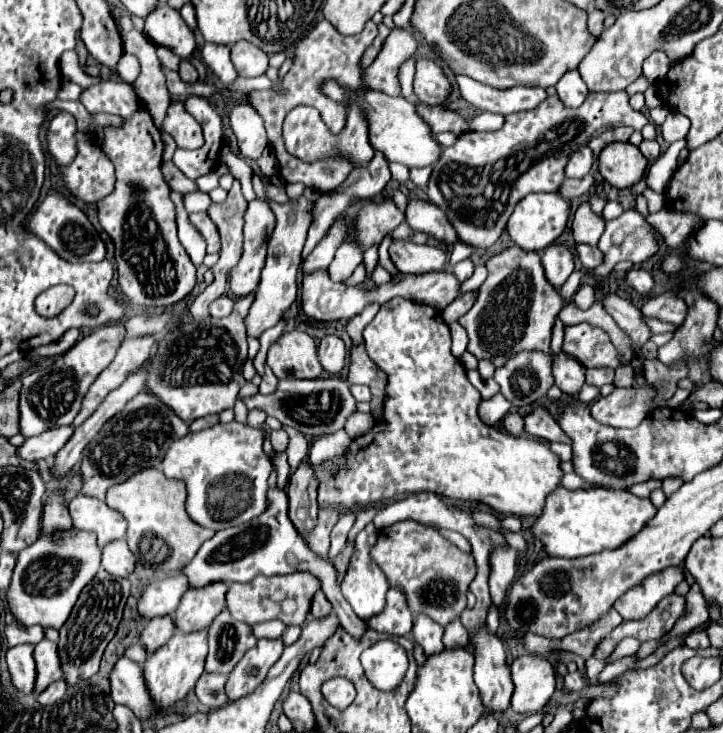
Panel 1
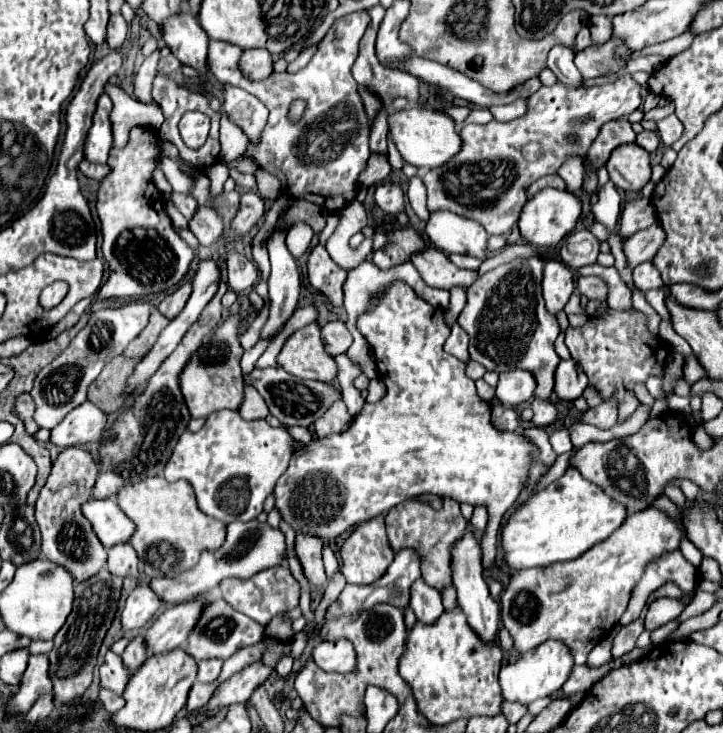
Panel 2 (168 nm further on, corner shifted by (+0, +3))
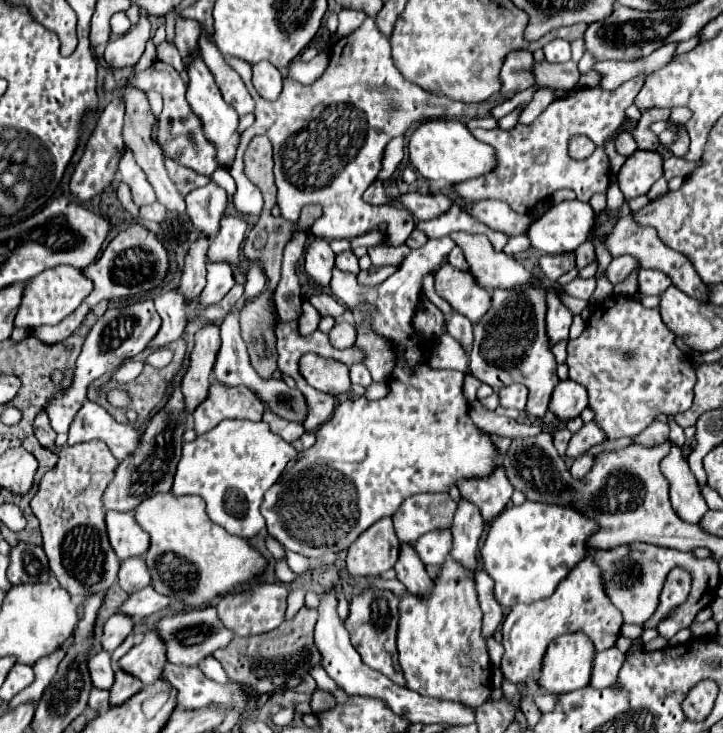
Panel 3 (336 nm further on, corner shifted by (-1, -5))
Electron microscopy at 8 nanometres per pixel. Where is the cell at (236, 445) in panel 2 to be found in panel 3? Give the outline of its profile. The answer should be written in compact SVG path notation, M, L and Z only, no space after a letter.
M227 419L183 445L171 491L175 495L199 495L213 523L221 525L231 535L249 539L265 527L259 511L265 491L281 477L295 455L295 447L275 435L267 423Z

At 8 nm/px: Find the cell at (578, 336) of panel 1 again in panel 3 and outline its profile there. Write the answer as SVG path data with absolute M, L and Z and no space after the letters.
M611 295L605 303L593 309L585 331L577 339L569 339L567 365L569 379L581 383L589 393L589 407L595 411L595 421L605 431L607 439L619 439L625 435L637 435L649 427L659 413L677 415L691 407L695 371L687 353L681 353L675 343L675 335L663 323L659 309L643 307L635 297Z

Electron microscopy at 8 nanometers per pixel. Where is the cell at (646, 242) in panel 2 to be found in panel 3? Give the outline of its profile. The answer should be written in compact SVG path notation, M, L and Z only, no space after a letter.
M621 255L621 257L615 257L611 261L611 265L607 267L607 277L609 281L615 285L615 283L621 283L625 281L627 277L631 277L635 271L639 269L639 261L631 255Z

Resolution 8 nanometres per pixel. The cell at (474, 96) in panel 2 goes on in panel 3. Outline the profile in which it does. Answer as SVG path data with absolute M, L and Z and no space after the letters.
M365 19L363 25L359 29L355 29L351 35L339 39L329 53L329 67L325 69L325 73L311 85L303 85L297 83L293 79L283 79L283 91L279 95L277 101L265 101L255 87L251 85L251 73L245 69L247 61L243 59L235 59L235 57L225 57L227 65L231 65L233 71L239 71L243 83L247 85L251 97L255 99L257 107L255 107L255 123L241 135L239 147L237 147L237 155L235 161L229 169L231 177L237 183L237 193L233 195L233 203L235 209L241 215L259 215L261 207L263 207L263 199L261 199L261 191L243 175L243 153L251 141L251 137L255 135L267 135L271 145L273 145L273 159L275 159L275 185L277 185L277 205L281 209L281 215L287 221L297 221L299 211L305 205L321 205L323 215L315 221L315 225L311 227L311 233L315 237L325 237L327 241L331 239L353 239L357 235L363 235L367 231L371 231L373 227L379 225L391 225L393 231L403 231L399 243L403 243L409 233L411 233L411 215L407 209L401 207L391 207L391 209L381 209L381 207L373 207L369 203L363 201L363 191L377 179L377 173L381 171L381 157L383 157L383 149L389 143L391 137L403 135L413 123L429 119L429 117L485 117L491 113L493 107L497 107L499 103L511 99L517 91L525 91L529 87L535 85L535 61L533 55L527 51L519 51L519 53L511 53L511 57L507 57L507 61L503 63L501 73L509 73L509 87L505 85L495 97L491 97L491 101L483 101L483 103L459 103L453 101L449 97L437 97L433 93L427 93L423 87L407 81L401 71L397 69L393 57L391 57L391 45L389 39L383 37L375 25L373 19Z

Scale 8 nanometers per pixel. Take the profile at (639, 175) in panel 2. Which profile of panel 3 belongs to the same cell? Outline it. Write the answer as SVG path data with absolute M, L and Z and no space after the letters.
M635 151L623 163L617 179L627 201L647 195L651 185L663 173L663 159L657 151Z

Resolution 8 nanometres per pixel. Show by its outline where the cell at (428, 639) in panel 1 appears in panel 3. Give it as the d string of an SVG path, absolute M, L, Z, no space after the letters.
M403 545L399 561L395 563L397 579L407 587L409 593L415 593L421 599L429 599L433 591L433 581L425 571L425 565L415 557L413 545Z

